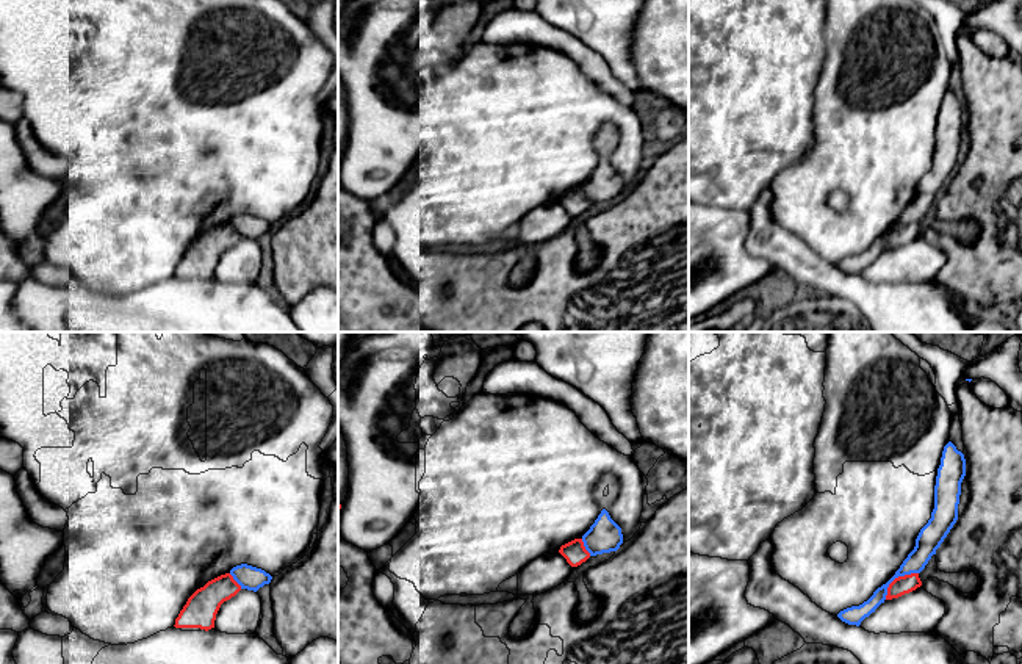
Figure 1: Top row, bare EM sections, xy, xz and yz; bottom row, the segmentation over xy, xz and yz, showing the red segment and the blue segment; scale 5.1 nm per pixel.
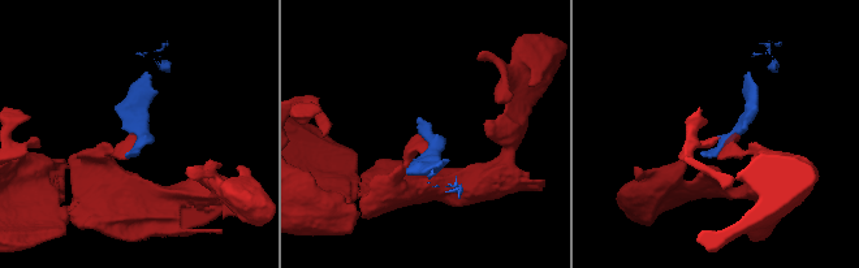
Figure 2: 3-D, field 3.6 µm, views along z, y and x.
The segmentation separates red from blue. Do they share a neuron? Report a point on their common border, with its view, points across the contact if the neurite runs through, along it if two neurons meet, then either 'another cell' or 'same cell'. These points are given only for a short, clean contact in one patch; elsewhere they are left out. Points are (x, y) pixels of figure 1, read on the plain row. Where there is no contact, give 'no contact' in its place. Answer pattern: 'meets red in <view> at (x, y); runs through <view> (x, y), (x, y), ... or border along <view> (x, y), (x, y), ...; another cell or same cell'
meets red in yz at (896, 227); runs through yz (903, 234), (896, 227), (922, 202), (927, 191); same cell

